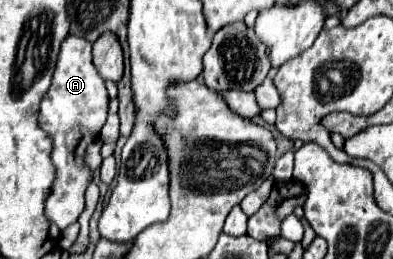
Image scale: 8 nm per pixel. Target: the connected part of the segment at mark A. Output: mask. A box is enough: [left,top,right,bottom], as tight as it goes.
[40,36,108,230]

